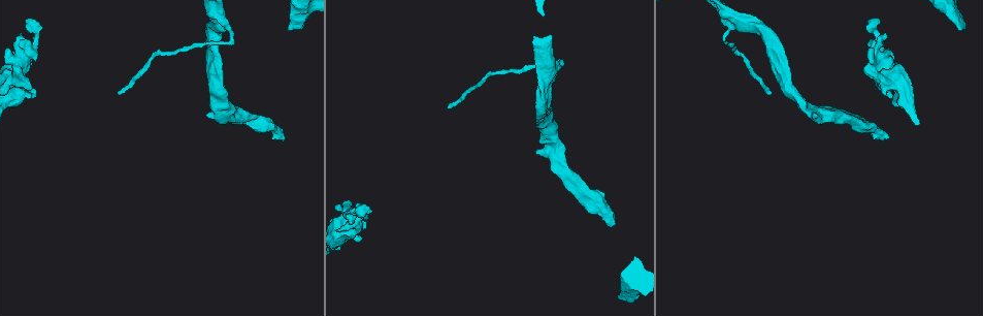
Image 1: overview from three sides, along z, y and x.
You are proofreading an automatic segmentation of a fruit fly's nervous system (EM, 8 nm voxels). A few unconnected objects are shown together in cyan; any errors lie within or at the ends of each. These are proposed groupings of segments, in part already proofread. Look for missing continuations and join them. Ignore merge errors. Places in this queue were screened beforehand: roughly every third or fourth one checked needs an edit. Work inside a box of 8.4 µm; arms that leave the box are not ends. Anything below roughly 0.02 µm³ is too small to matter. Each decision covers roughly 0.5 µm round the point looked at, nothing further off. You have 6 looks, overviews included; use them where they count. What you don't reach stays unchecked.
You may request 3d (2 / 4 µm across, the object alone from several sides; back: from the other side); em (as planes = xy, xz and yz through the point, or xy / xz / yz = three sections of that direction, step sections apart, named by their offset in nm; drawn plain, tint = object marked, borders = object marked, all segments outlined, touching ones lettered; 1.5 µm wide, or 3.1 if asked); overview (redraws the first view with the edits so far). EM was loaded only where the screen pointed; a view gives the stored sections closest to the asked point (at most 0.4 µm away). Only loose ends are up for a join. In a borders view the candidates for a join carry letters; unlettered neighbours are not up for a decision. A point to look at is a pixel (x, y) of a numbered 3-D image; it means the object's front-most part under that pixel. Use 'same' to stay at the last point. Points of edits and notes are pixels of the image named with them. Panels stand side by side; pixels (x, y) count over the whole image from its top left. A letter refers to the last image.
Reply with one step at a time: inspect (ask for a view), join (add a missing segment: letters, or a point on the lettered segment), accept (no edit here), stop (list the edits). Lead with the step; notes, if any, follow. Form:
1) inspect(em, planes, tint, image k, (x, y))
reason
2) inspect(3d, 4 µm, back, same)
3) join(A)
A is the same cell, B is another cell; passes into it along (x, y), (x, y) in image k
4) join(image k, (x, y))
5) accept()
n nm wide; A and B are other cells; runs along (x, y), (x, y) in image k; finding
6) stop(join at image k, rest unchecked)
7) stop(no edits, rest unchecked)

inspect(3d, 2 µm, image 1, (282, 138))
free end

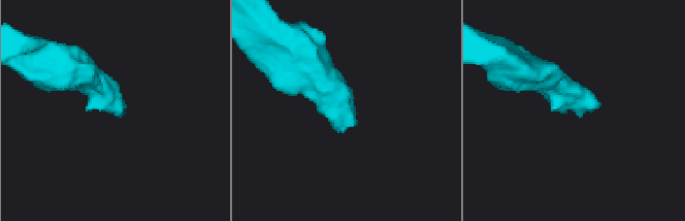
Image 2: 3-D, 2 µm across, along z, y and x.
inspect(em, planes, plain, image 2, (123, 106))

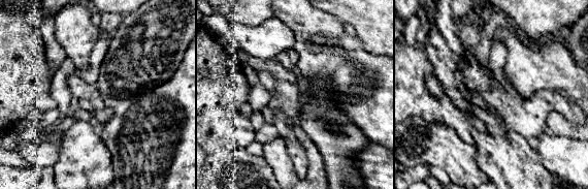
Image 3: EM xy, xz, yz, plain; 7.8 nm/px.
inspect(em, planes, borders, same)
see the neighbours

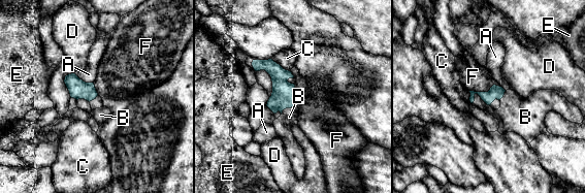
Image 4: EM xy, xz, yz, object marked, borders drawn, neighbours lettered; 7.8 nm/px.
join(B)
F touches over 280 nm; B is the same cell, A, C, D, E and F are other cells; it goes on there

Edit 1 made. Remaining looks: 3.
inspect(overview)

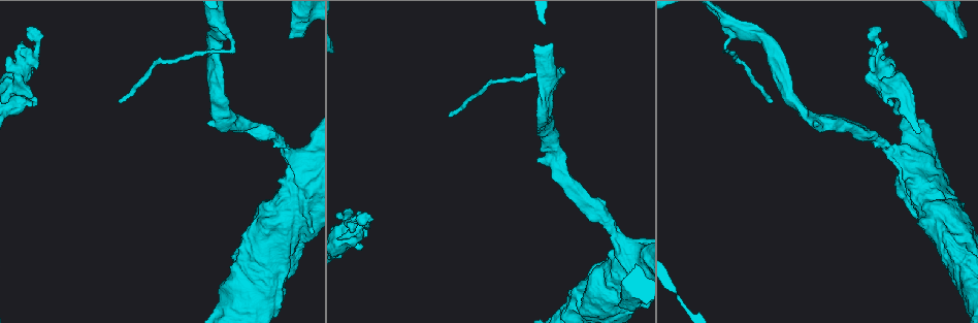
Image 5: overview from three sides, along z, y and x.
inspect(em, planes, borders, image 5, (289, 38))
stops while still wide

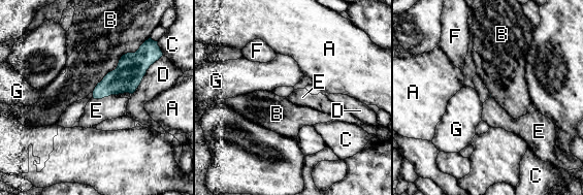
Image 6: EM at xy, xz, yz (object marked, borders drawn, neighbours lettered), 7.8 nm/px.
join(E)
B touches over 550 nm; E is the same cell, A, B, C, D, F and G are other cells; it goes on there

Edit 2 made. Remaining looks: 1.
stop(join at image 4, join at image 6, rest unchecked)

